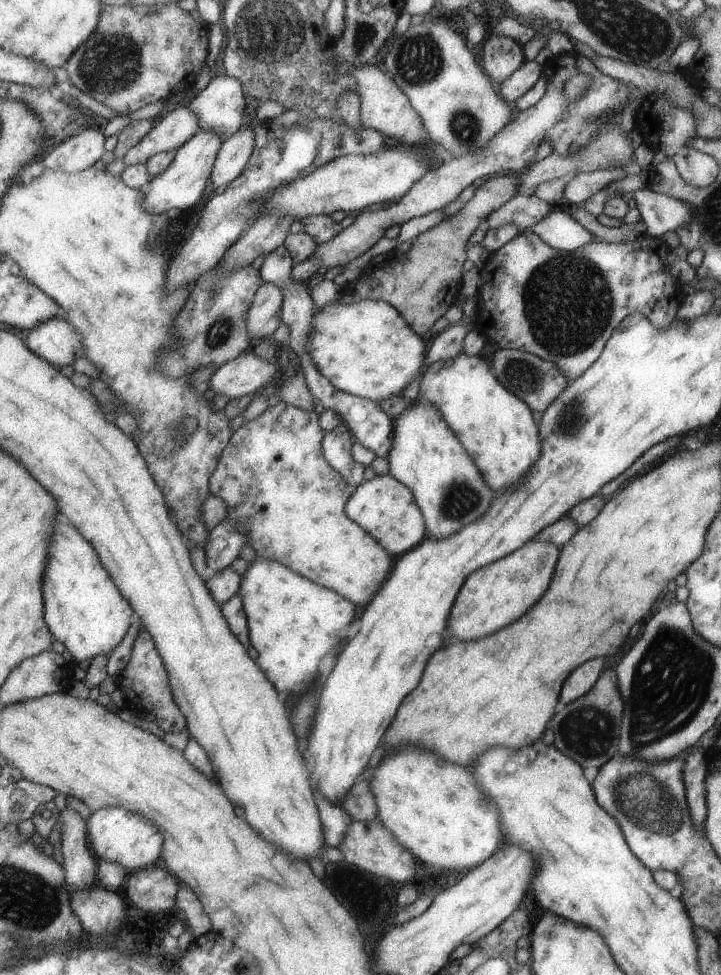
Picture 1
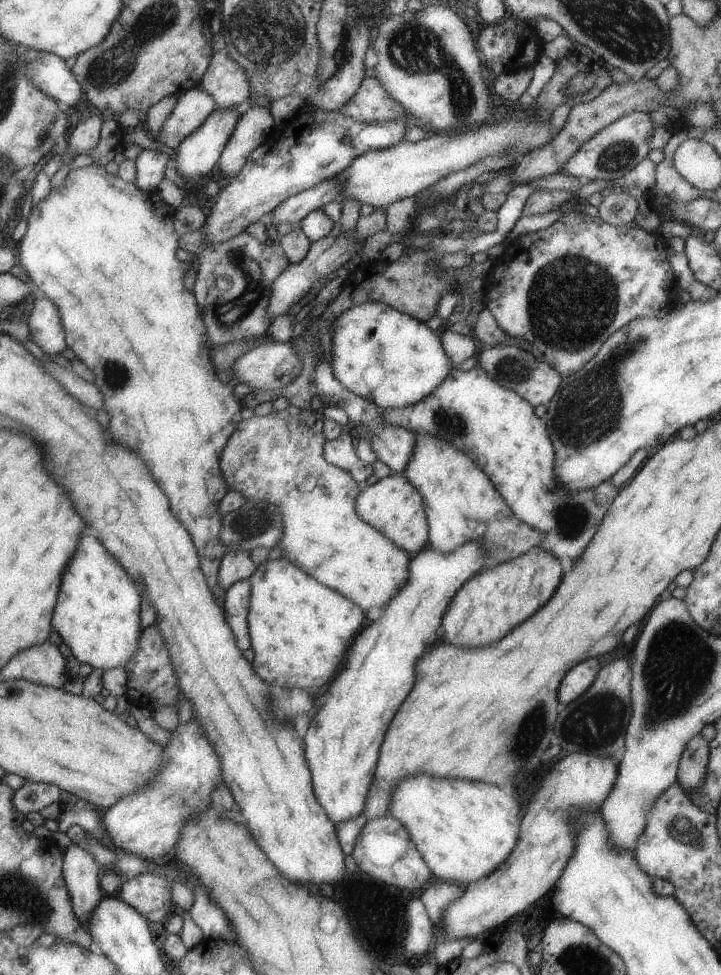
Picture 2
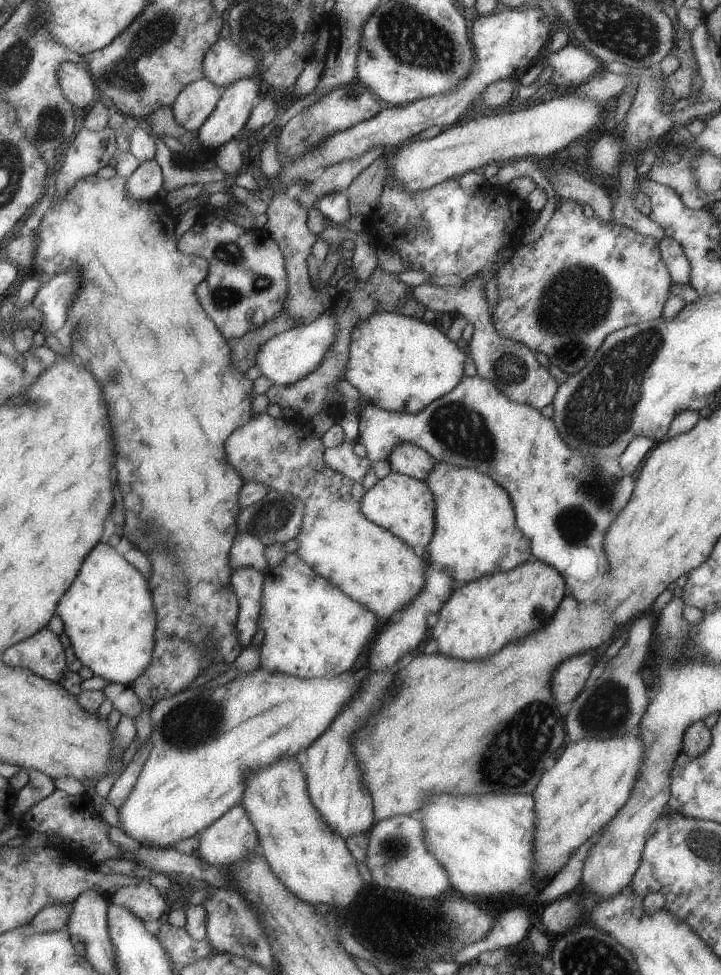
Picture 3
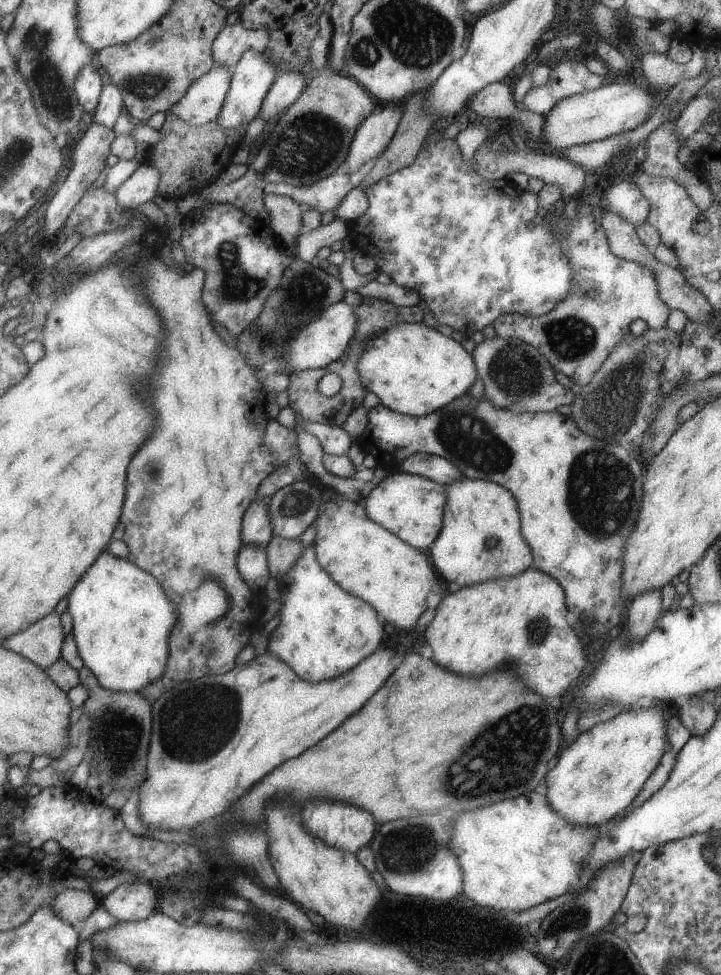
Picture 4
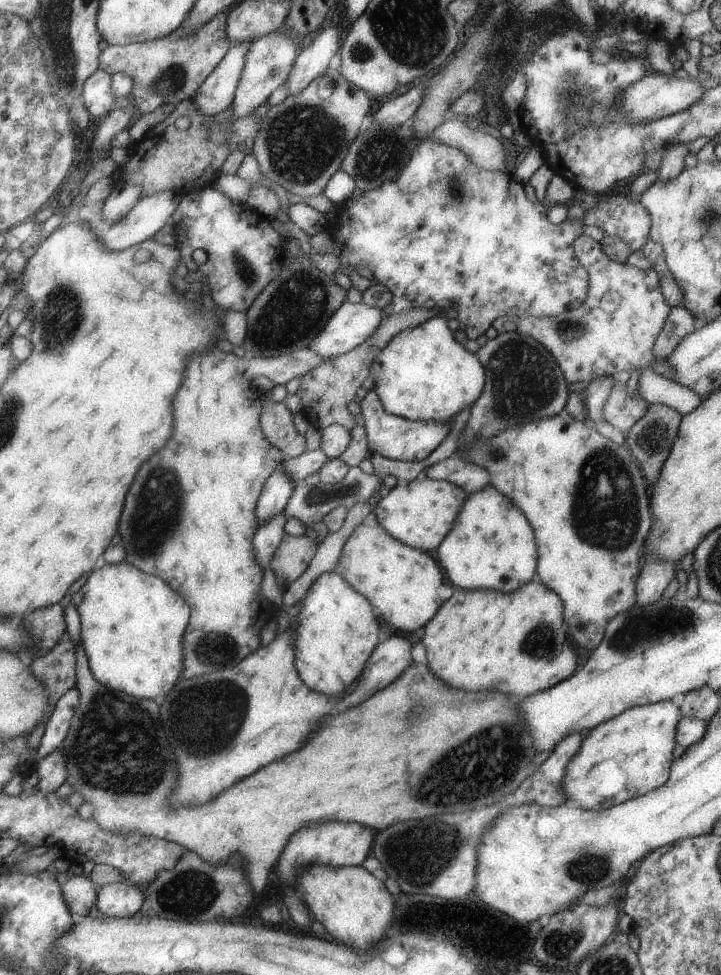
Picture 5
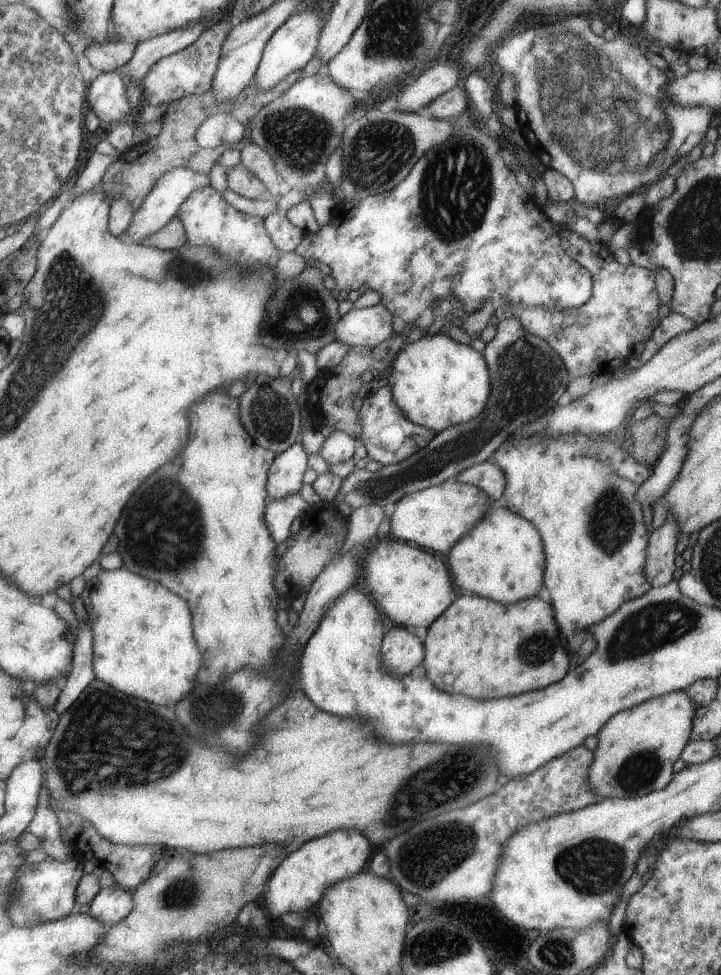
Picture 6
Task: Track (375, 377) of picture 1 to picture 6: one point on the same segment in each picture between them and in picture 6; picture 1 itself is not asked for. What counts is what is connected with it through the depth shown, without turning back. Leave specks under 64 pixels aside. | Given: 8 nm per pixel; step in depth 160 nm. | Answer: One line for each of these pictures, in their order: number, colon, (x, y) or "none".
2: (389, 358)
3: (400, 364)
4: (413, 369)
5: (423, 374)
6: (437, 383)

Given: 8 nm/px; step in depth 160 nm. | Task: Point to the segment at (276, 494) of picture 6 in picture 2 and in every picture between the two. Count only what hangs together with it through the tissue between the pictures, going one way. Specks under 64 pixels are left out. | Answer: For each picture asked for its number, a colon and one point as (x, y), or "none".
2: (236, 566)
3: (246, 550)
4: (255, 530)
5: (277, 489)

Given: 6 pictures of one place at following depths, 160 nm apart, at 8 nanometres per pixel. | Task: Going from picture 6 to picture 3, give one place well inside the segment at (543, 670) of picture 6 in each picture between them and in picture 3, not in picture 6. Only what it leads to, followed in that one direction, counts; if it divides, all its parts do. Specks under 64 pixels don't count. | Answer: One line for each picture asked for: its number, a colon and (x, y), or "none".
3: (481, 616)
4: (521, 619)
5: (514, 645)

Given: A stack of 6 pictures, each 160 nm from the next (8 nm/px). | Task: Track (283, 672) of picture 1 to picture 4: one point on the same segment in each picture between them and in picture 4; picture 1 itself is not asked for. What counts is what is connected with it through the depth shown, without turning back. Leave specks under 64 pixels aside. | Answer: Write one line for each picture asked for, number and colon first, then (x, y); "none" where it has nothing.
2: (297, 627)
3: (310, 628)
4: (323, 631)

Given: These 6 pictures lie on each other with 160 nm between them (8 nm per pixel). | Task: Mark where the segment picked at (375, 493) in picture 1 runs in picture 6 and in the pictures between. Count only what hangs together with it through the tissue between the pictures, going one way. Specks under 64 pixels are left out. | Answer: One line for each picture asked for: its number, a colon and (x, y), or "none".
2: (392, 506)
3: (404, 506)
4: (411, 507)
5: (419, 514)
6: (433, 519)

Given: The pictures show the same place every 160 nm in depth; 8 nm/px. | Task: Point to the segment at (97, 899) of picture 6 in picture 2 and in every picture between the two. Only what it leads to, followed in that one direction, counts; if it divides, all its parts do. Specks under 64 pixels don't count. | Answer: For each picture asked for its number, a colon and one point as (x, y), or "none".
2: (149, 894)
3: (144, 901)
4: (135, 901)
5: (115, 900)

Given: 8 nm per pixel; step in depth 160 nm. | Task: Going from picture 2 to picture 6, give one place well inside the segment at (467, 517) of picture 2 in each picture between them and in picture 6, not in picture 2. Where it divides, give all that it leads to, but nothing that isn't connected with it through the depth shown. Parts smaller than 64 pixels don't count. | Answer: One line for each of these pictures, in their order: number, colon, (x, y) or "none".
3: (475, 534)
4: (479, 539)
5: (491, 545)
6: (501, 557)

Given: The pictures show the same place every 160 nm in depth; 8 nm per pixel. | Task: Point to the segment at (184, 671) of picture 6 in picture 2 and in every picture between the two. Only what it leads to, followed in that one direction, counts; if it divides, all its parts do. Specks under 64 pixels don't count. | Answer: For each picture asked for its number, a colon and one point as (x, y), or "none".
2: (95, 614)
3: (107, 613)
4: (121, 618)
5: (132, 623)

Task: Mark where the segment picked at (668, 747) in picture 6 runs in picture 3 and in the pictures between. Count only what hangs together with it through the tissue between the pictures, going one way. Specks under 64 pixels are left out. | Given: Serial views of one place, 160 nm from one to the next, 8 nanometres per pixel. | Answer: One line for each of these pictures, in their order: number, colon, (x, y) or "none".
3: (577, 796)
4: (595, 777)
5: (629, 755)

